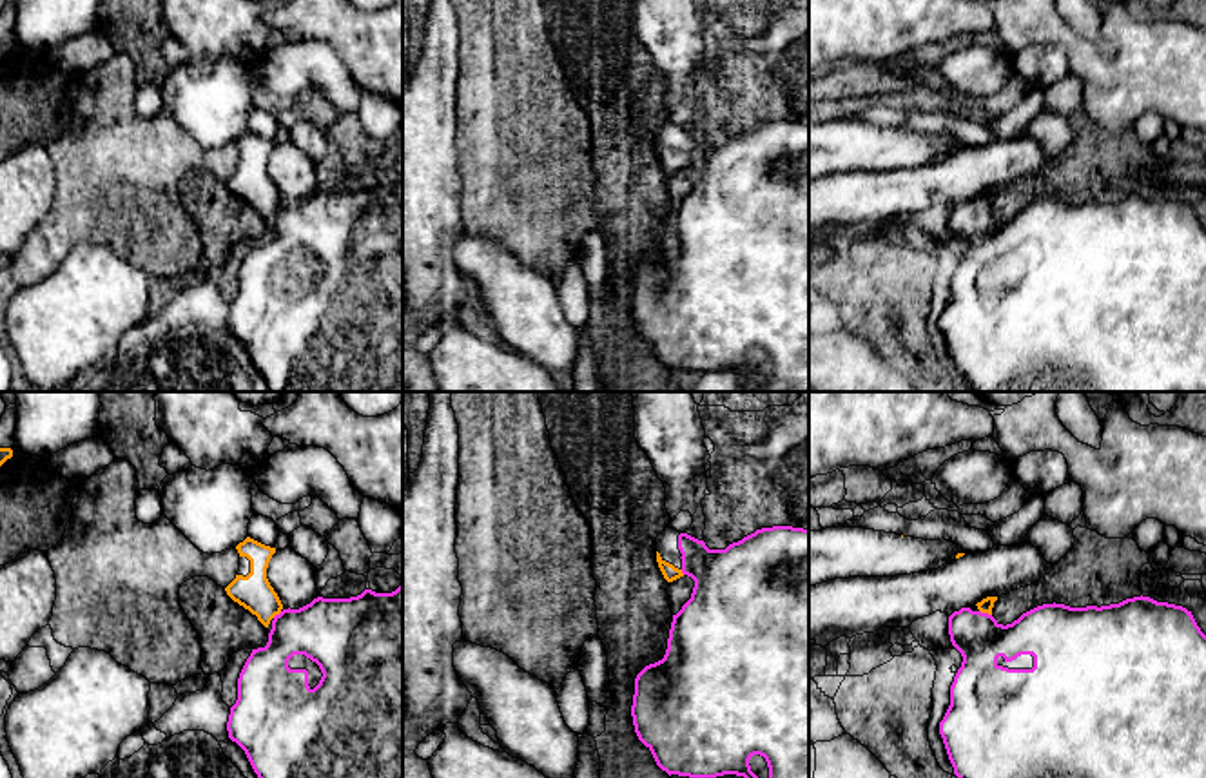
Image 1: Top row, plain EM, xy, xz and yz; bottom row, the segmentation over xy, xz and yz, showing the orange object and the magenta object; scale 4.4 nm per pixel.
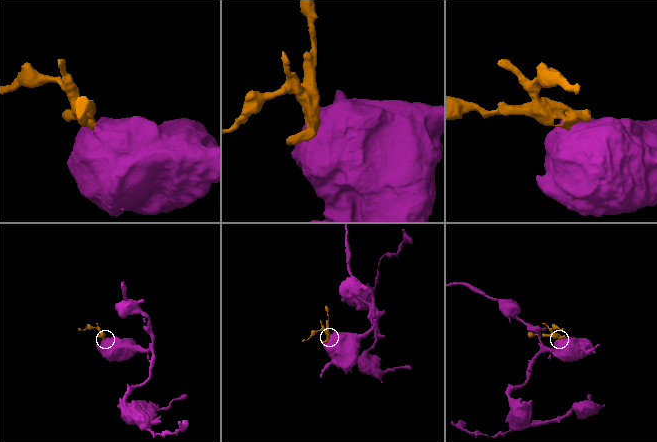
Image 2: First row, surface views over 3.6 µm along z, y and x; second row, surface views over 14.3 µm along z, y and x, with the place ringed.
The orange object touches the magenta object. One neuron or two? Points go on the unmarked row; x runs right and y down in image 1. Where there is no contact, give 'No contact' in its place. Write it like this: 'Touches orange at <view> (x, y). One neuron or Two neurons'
Touches orange at yz (985, 205). One neuron

